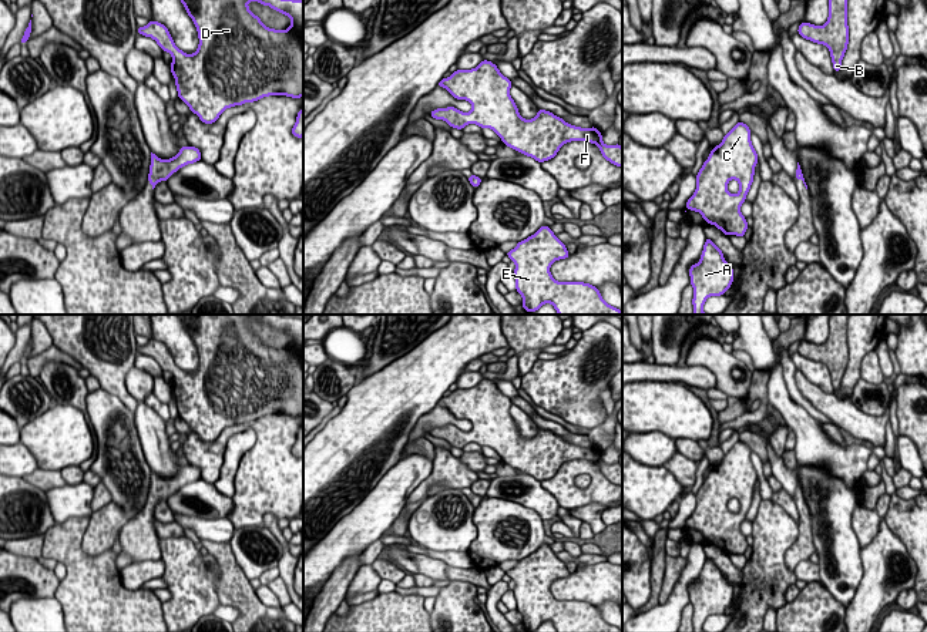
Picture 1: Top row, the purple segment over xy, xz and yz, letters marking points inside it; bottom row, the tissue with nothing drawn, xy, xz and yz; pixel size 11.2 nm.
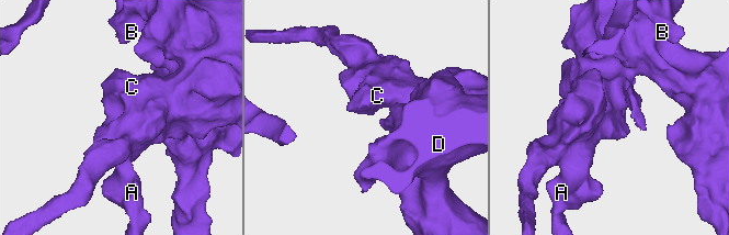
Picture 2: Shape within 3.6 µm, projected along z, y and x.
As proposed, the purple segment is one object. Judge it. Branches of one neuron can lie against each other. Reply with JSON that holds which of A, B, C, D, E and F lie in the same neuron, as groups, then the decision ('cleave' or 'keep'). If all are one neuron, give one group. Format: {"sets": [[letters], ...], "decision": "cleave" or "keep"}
{"sets": [["A", "B", "C", "D", "E", "F"]], "decision": "keep"}

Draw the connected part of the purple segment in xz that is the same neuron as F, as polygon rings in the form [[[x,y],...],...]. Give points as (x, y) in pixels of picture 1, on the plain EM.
[[[483,379],[476,387],[451,391],[437,404],[446,407],[456,418],[466,418],[473,426],[470,431],[461,431],[456,426],[430,431],[433,437],[443,438],[453,447],[463,448],[468,443],[490,447],[504,464],[540,483],[554,477],[567,461],[588,460],[599,467],[607,480],[622,487],[622,465],[604,463],[602,451],[595,446],[575,446],[540,427],[533,438],[524,438],[510,414],[511,399],[488,379]]]

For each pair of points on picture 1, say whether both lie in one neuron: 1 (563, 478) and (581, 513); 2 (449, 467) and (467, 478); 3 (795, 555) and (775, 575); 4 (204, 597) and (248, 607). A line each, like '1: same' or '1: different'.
1: different
2: same
3: different
4: different

